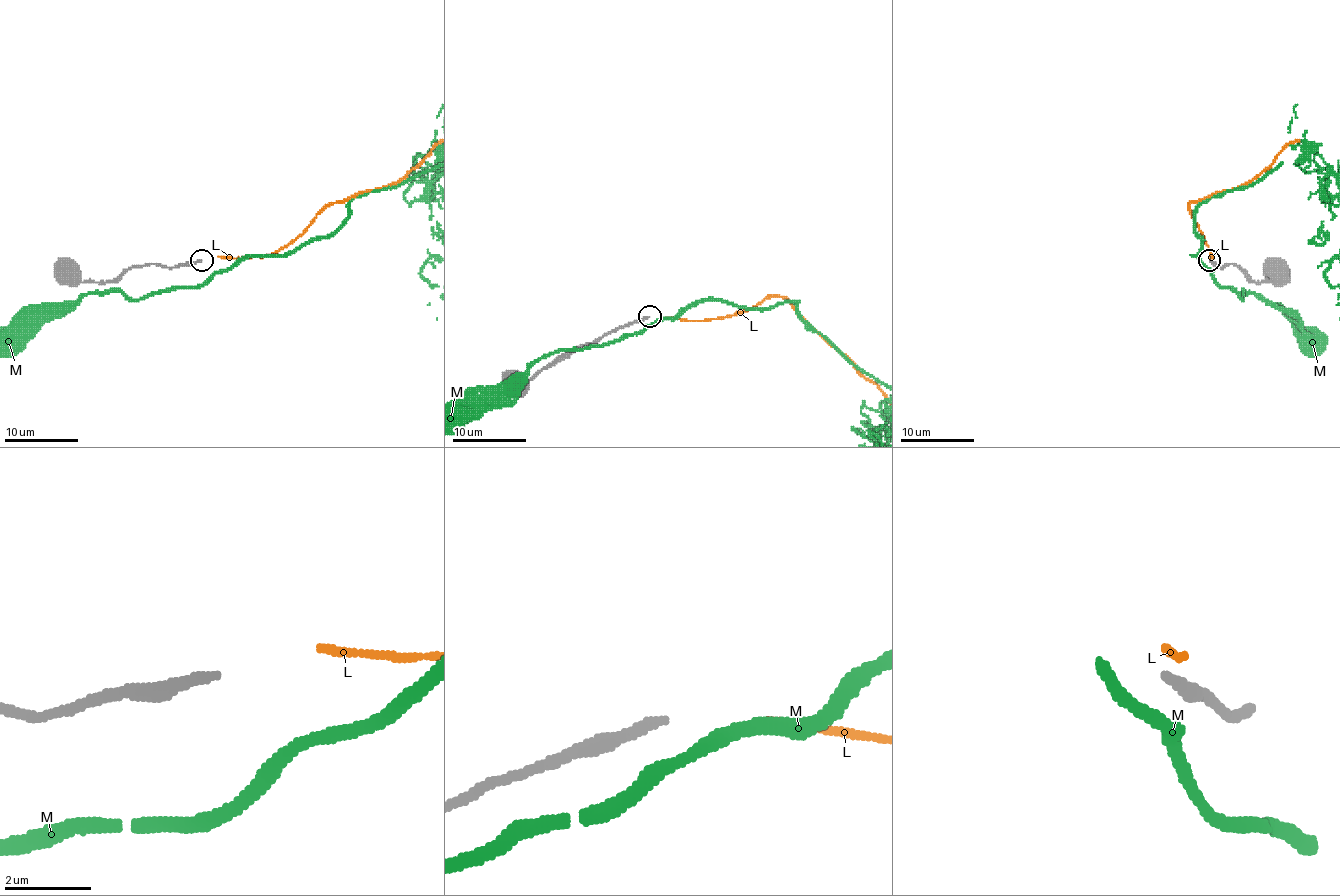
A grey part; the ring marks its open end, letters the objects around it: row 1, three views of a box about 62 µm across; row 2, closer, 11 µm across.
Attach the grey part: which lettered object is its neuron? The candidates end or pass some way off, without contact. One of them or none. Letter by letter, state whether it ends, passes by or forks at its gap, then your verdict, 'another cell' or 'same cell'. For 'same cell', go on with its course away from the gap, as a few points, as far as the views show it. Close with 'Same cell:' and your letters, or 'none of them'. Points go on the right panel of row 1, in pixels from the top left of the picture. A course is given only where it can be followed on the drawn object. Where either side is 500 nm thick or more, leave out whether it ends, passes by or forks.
L: it ends there; another cell
M: it passes by; another cell
Same cell: none of them

